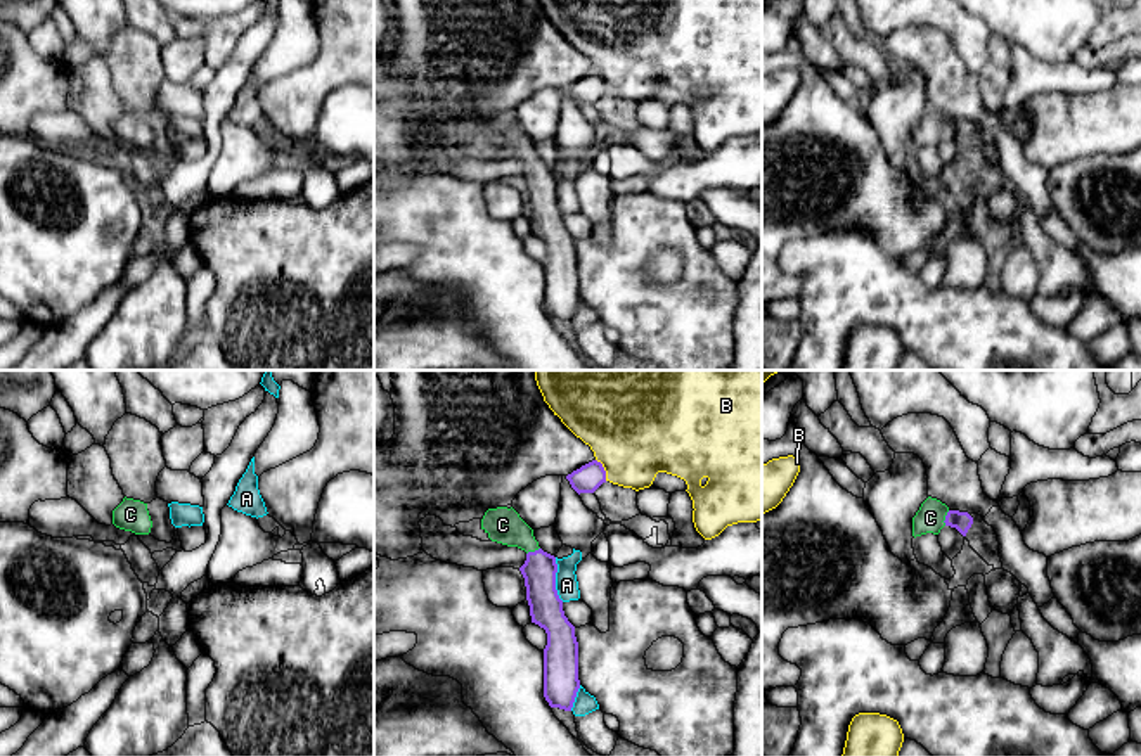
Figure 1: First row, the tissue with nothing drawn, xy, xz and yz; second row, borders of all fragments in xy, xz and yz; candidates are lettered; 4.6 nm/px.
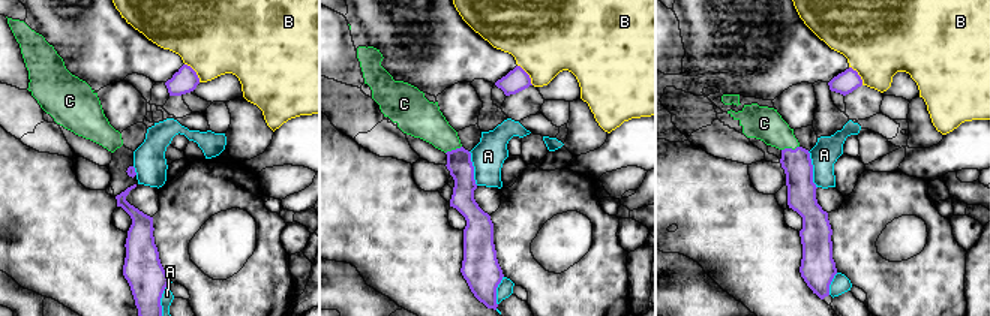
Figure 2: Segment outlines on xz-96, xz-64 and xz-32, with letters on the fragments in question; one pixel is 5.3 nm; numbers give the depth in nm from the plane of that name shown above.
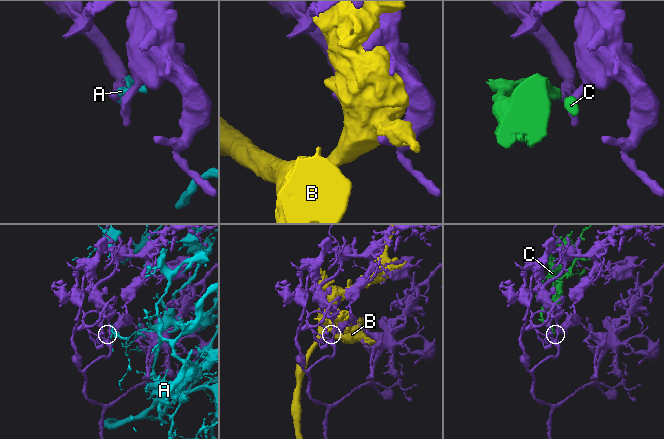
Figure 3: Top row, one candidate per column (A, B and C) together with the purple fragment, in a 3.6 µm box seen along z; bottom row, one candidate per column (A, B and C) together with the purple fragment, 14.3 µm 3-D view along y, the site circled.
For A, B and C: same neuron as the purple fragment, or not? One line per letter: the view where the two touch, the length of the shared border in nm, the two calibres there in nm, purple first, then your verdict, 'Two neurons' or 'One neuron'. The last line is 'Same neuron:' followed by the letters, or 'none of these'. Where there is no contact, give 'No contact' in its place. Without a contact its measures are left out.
A: Touches purple in xz. Shared border 220 nm. Thickness 160 nm (purple) against 110 nm. Two neurons
B: Touches purple in xz. Shared border 120 nm. Thickness 130 nm (purple) against 420 nm. Two neurons
C: Touches purple in yz. Shared border 80 nm. Thickness 90 nm (purple) against 130 nm. One neuron
Same neuron: C

